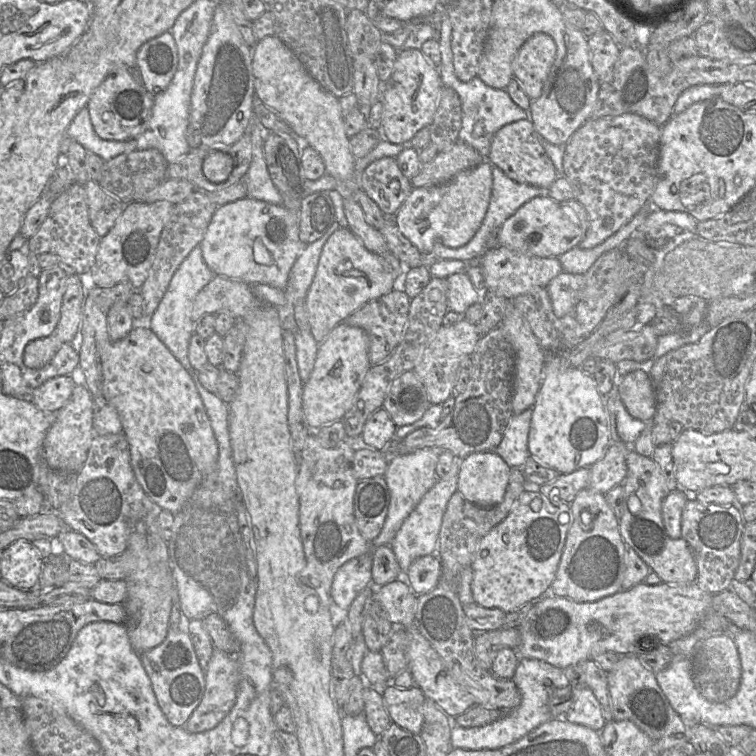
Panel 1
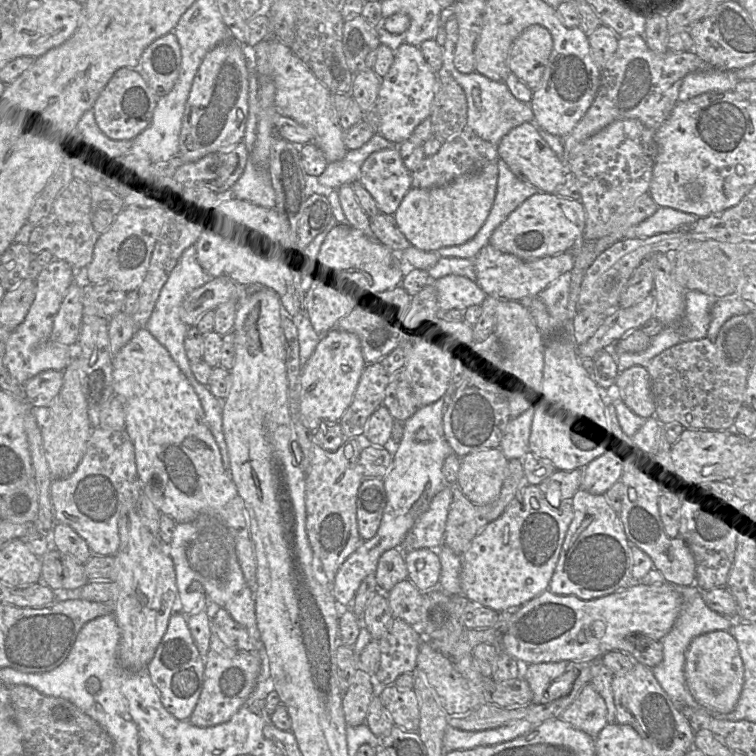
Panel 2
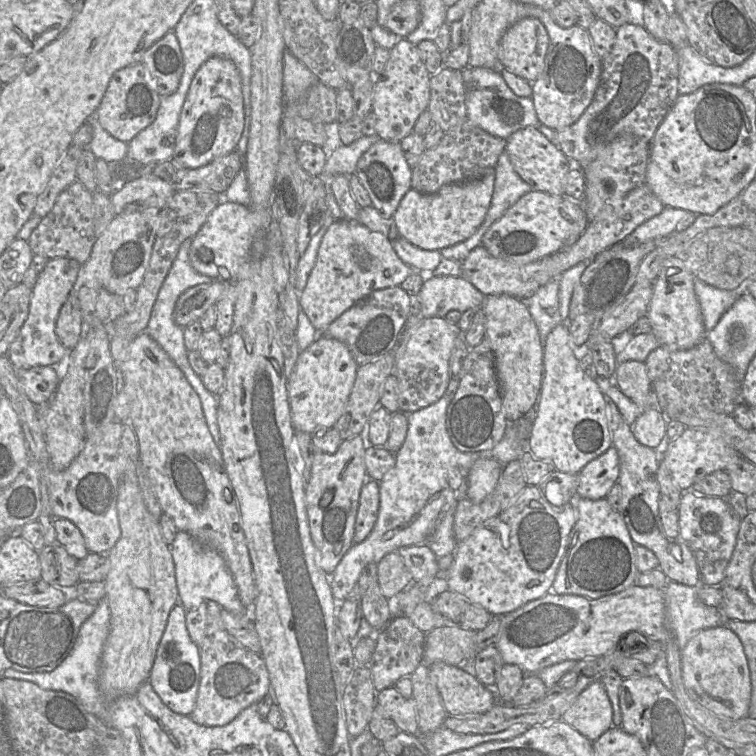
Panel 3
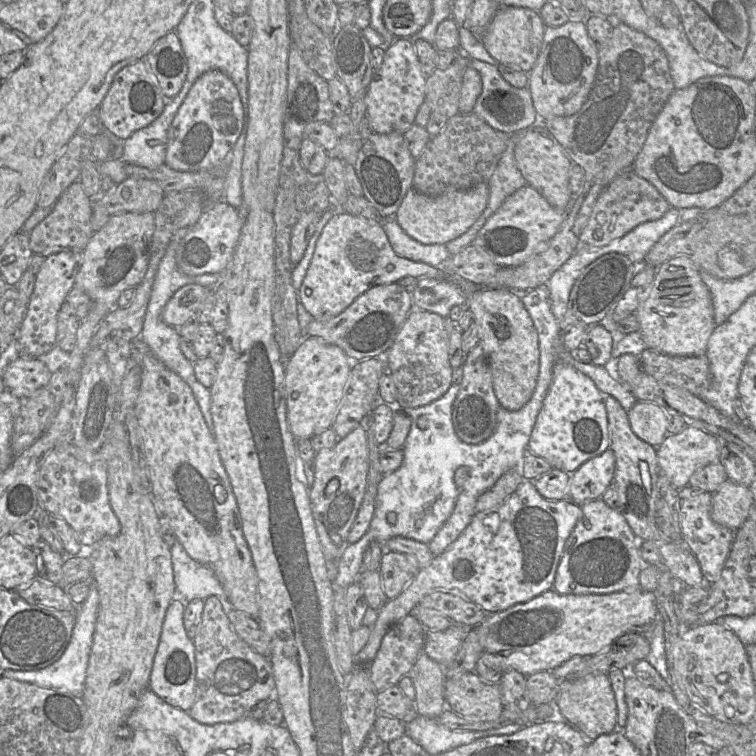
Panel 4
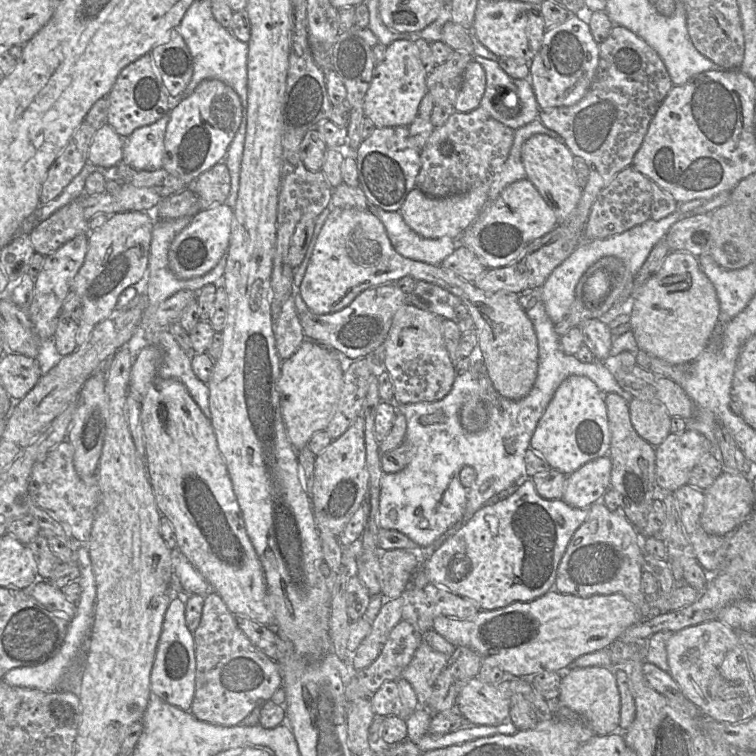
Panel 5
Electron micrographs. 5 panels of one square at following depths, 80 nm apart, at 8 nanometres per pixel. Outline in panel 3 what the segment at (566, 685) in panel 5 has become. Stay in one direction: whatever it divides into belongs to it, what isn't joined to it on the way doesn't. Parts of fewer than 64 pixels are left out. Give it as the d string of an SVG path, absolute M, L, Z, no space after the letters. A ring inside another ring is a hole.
M600 680L587 686L564 712L562 720L587 737L597 740L613 726L613 709Z

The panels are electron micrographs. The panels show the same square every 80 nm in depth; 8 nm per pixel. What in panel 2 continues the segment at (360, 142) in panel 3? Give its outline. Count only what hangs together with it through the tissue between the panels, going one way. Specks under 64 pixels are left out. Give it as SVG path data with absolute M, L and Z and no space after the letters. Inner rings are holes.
M374 134L360 148L348 150L341 160L329 162L321 175L311 176L305 173L307 196L324 194L328 197L329 192L338 190L343 185L359 181L361 166L371 153L397 147L399 144L388 141L380 134Z

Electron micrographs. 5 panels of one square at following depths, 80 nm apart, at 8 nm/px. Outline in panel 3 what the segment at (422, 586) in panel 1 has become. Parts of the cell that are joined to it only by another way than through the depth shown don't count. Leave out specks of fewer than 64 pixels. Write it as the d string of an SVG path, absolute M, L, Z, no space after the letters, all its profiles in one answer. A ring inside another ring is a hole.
M415 544L397 550L409 569L413 582L428 585L434 581L439 570L438 557L428 544Z

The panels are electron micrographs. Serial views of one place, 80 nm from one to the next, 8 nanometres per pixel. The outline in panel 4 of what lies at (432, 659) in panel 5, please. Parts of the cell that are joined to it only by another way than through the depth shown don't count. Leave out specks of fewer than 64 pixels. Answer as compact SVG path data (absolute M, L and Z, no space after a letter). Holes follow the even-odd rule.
M422 652L408 676L416 691L415 705L418 715L438 718L446 708L445 668Z

